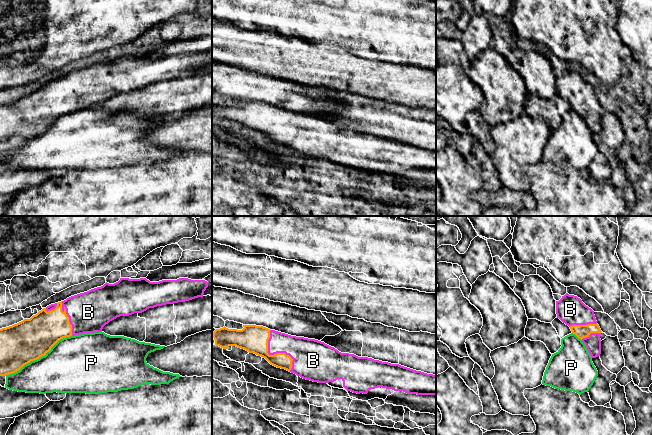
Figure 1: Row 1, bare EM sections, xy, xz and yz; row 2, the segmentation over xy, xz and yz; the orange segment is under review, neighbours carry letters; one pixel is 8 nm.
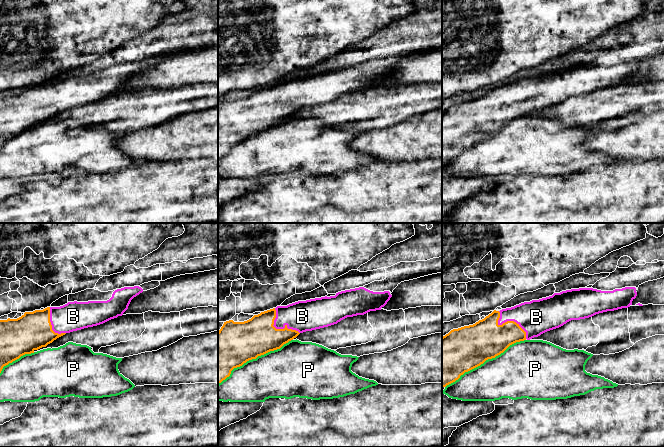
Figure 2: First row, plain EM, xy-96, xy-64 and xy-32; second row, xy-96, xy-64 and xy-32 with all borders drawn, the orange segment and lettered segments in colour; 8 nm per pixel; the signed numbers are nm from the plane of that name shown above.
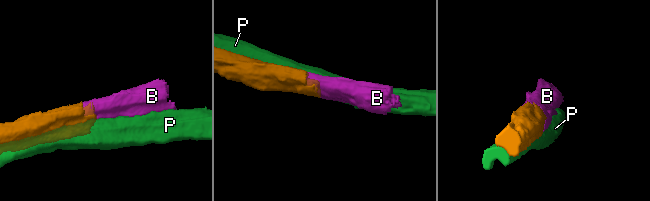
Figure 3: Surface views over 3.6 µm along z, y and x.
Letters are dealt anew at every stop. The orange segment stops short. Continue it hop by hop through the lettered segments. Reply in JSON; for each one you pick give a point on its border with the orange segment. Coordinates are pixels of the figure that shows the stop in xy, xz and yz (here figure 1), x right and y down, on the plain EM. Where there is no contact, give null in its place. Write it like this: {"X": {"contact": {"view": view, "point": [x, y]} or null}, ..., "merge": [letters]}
{"B": {"contact": {"view": "xz", "point": [275, 130]}}, "merge": ["B"]}

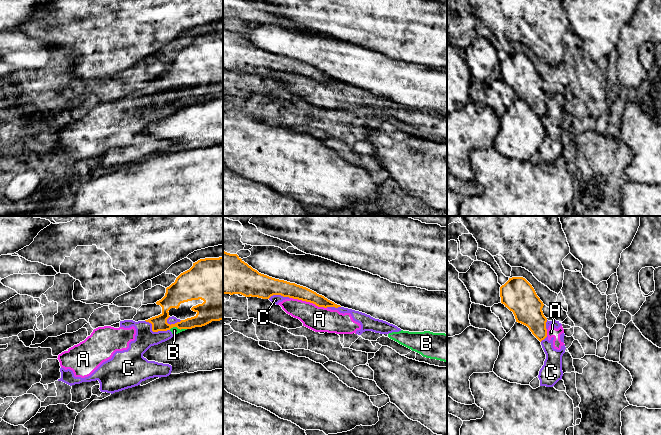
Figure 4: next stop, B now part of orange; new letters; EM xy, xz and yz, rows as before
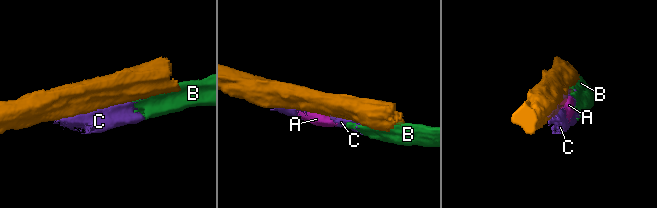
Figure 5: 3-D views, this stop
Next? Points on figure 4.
{"merge": []}

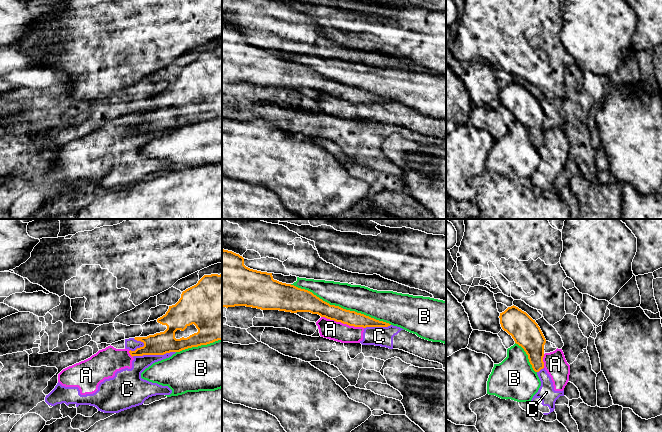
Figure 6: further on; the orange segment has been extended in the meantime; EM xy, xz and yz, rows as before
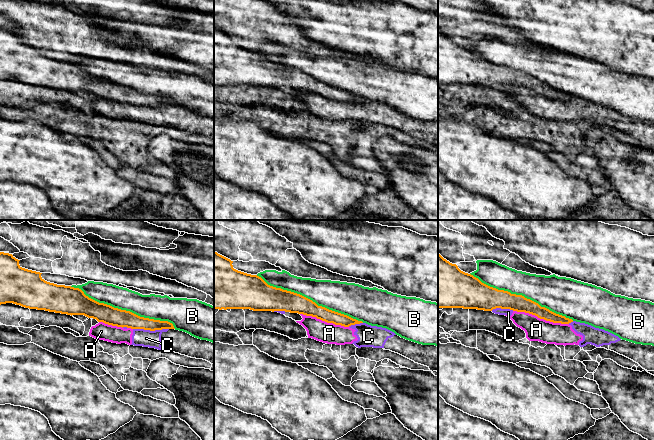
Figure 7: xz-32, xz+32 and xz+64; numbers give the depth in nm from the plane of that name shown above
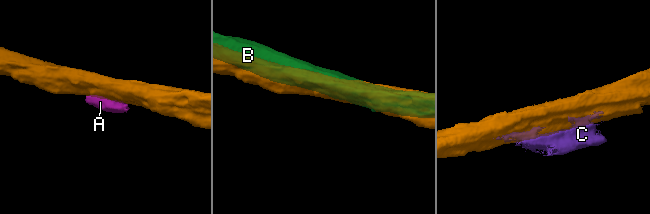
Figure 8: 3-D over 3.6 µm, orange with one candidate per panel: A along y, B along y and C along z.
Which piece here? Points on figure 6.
{"merge": []}

